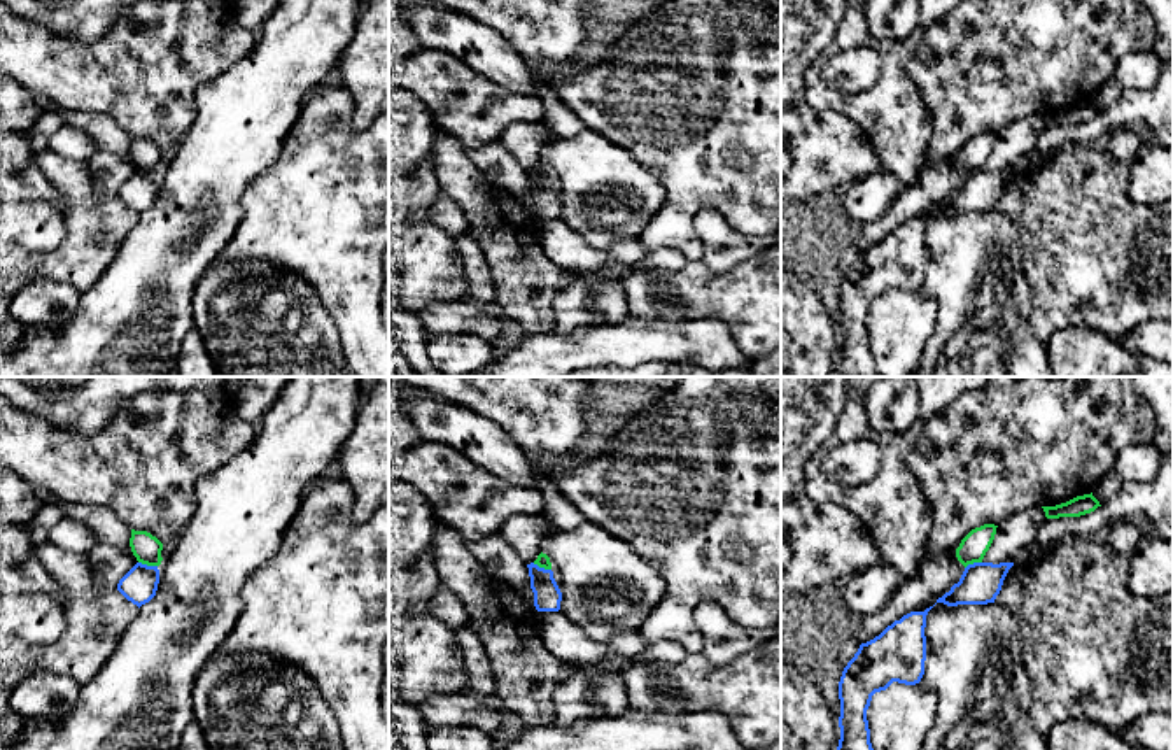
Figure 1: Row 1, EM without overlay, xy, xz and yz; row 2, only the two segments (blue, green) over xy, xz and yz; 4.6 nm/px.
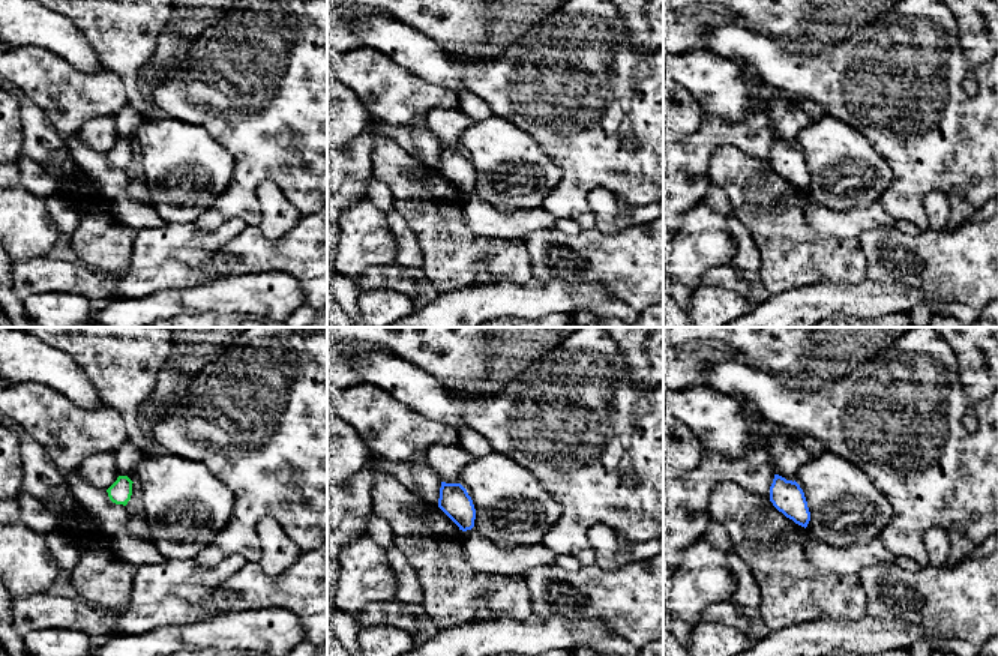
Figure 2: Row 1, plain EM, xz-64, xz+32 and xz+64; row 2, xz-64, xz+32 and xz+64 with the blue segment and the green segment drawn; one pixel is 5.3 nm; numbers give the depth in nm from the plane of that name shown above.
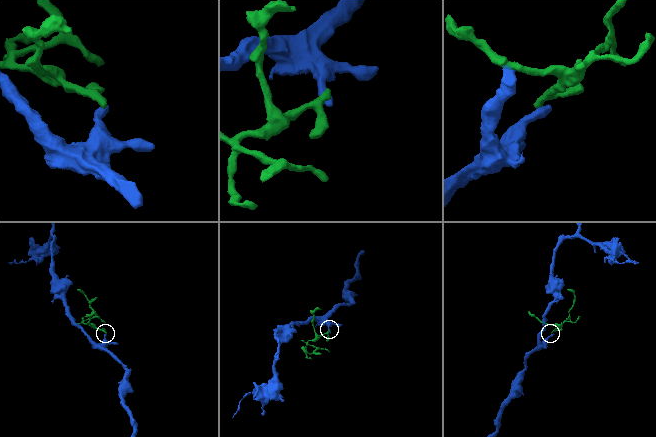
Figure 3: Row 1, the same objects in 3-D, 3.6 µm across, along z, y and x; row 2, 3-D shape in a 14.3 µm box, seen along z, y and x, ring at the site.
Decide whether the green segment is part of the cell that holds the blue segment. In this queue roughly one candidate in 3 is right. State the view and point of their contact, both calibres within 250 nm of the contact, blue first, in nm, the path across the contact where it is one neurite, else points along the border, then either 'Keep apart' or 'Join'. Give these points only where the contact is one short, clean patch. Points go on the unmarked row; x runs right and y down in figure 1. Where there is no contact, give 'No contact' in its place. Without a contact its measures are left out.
Touches blue at xy (146, 172). Thickness 160 nm (blue) against 130 nm. Boundary: xy (139, 169), (156, 174). Keep apart

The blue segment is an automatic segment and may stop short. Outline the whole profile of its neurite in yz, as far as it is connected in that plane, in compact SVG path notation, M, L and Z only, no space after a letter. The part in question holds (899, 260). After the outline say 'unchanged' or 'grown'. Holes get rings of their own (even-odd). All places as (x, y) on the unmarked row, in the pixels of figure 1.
M933 214L926 216L924 219L910 219L903 223L900 228L895 228L888 233L879 244L874 247L861 251L854 265L847 270L842 279L839 289L839 307L840 307L840 347L835 361L835 371L839 377L875 377L877 364L870 350L870 336L867 328L867 317L870 314L872 303L875 300L886 298L893 289L916 293L921 289L924 282L924 268L926 268L926 223Z | unchanged

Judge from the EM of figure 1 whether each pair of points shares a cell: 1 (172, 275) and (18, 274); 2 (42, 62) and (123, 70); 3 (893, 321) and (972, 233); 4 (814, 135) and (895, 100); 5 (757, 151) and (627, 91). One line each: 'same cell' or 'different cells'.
1: different cells
2: same cell
3: different cells
4: different cells
5: same cell

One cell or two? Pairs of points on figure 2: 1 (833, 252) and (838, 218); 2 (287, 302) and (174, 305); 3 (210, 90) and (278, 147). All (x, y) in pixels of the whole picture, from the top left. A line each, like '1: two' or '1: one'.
1: two
2: one
3: one

